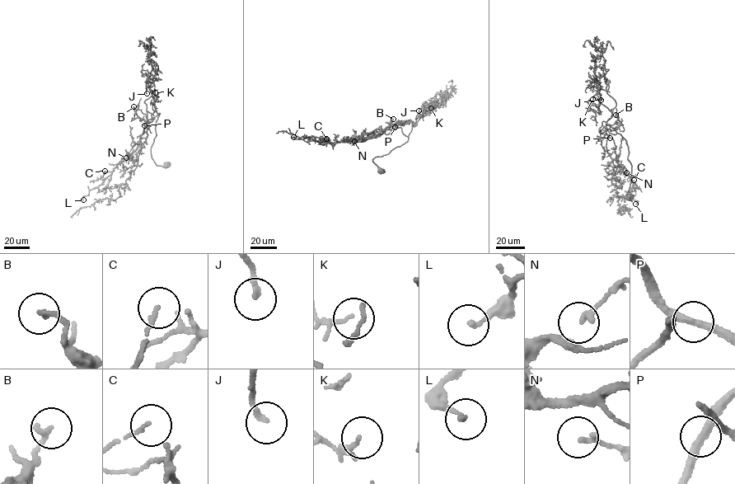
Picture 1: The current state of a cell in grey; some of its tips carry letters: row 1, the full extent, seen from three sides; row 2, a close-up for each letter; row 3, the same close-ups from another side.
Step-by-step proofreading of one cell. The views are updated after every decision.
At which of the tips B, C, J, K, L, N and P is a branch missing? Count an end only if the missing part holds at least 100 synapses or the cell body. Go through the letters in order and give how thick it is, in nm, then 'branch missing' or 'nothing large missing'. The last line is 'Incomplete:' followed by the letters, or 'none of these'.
B: calibre 180 nm; nothing large missing
C: calibre 140 nm; nothing large missing
J: calibre 180 nm; nothing large missing
K: calibre 90 nm; nothing large missing
L: calibre 150 nm; nothing large missing
N: calibre 190 nm; nothing large missing
P: calibre 200 nm; nothing large missing
Incomplete: none of these

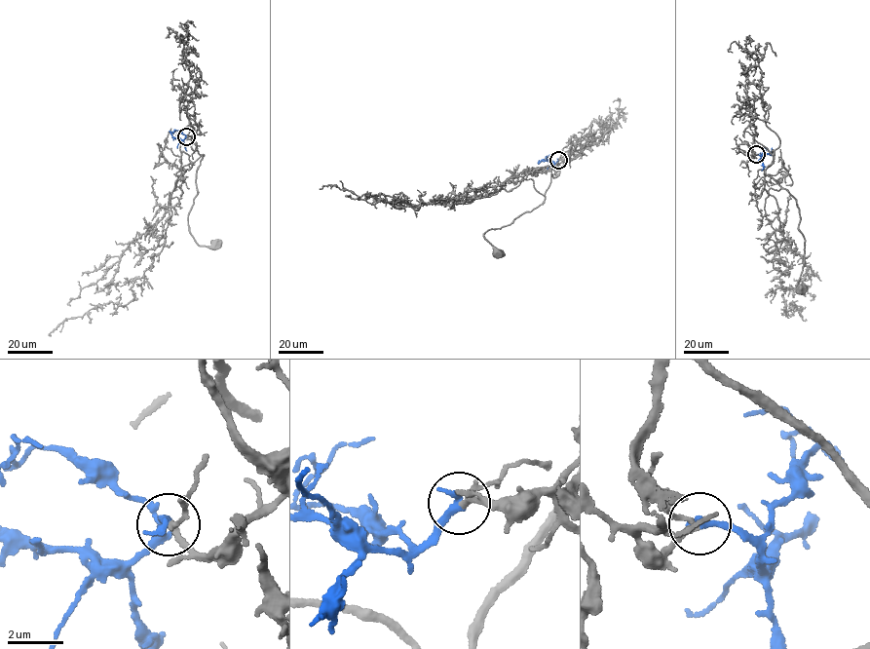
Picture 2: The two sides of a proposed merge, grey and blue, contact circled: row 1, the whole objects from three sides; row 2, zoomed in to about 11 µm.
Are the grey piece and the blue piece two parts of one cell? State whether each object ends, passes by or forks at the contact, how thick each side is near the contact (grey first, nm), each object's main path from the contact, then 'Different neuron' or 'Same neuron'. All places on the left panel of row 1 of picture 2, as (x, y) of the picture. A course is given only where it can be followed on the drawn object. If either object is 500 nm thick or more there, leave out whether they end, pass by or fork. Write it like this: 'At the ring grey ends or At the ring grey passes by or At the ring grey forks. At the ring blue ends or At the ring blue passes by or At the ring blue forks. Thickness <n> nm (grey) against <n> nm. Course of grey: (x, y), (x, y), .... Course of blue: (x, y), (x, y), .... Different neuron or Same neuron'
At the ring grey passes by. At the ring blue ends. Thickness 170 nm (grey) against 280 nm. Course of grey: (186, 136), (196, 134), (190, 122), (191, 147), (203, 156), (187, 225), (199, 245), (212, 244). Course of blue: (186, 136), (183, 139), (175, 138), (169, 131). Same neuron

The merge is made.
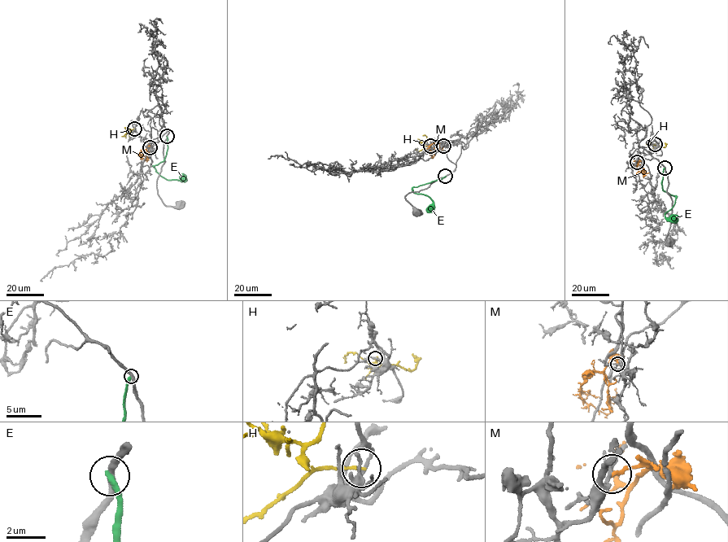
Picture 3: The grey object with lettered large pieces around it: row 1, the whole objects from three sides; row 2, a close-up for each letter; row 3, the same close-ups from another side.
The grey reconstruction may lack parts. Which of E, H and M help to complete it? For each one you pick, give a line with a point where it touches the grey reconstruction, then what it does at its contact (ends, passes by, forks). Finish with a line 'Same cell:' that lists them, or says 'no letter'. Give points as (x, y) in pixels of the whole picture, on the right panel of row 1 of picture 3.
Same cell: no letter

